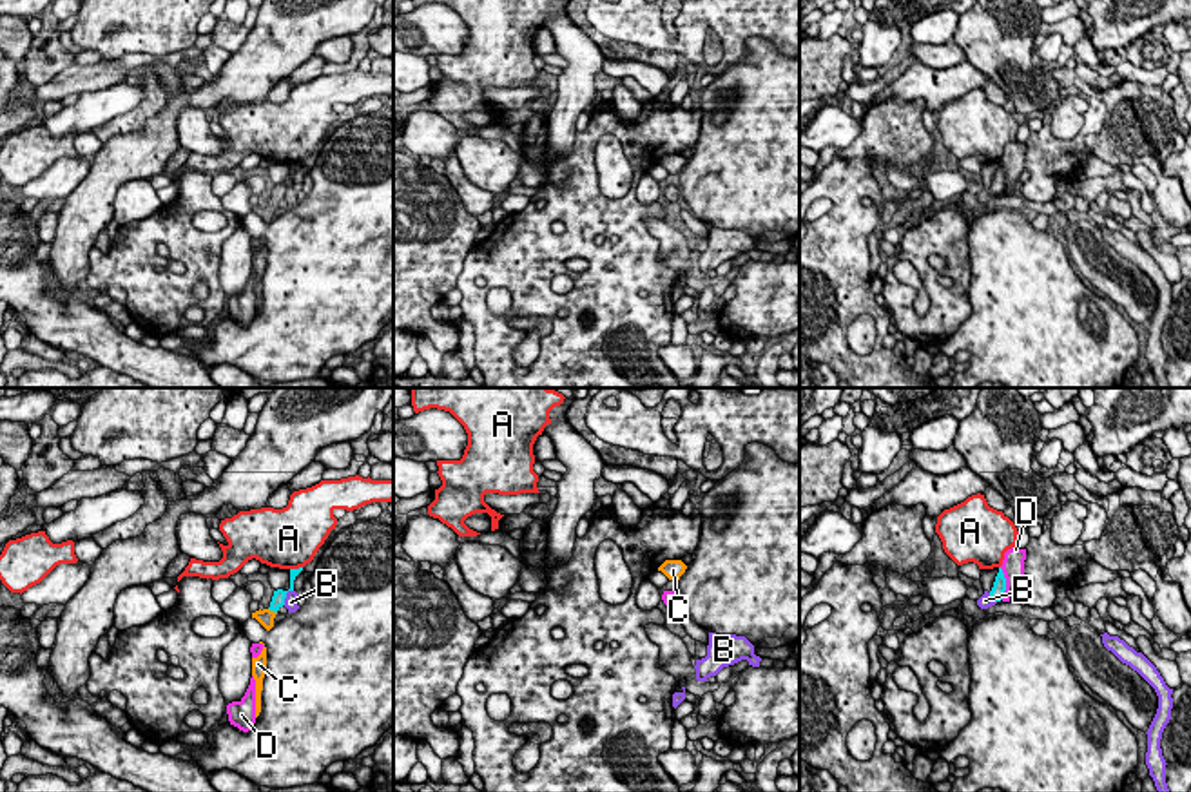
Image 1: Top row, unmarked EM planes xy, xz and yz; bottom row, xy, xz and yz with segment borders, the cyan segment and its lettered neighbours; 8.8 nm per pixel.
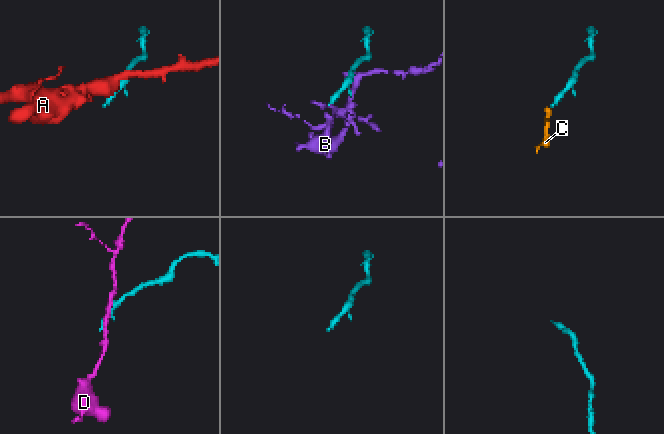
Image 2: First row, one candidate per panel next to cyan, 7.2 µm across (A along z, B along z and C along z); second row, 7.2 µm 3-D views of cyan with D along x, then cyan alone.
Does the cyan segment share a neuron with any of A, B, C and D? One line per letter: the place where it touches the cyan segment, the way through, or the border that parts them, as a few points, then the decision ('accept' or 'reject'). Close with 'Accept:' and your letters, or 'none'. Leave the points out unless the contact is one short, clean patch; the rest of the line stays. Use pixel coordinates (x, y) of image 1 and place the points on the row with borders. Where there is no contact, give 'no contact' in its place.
A: xy (296, 569) | along xy (301, 566), (290, 569) | reject
B: xy (285, 597) | along xy (292, 589), (283, 604) | reject
C: xy (272, 609) | across xy (278, 600), (272, 609), (265, 617) | accept
D: yz (1005, 584) | reject
Accept: C

